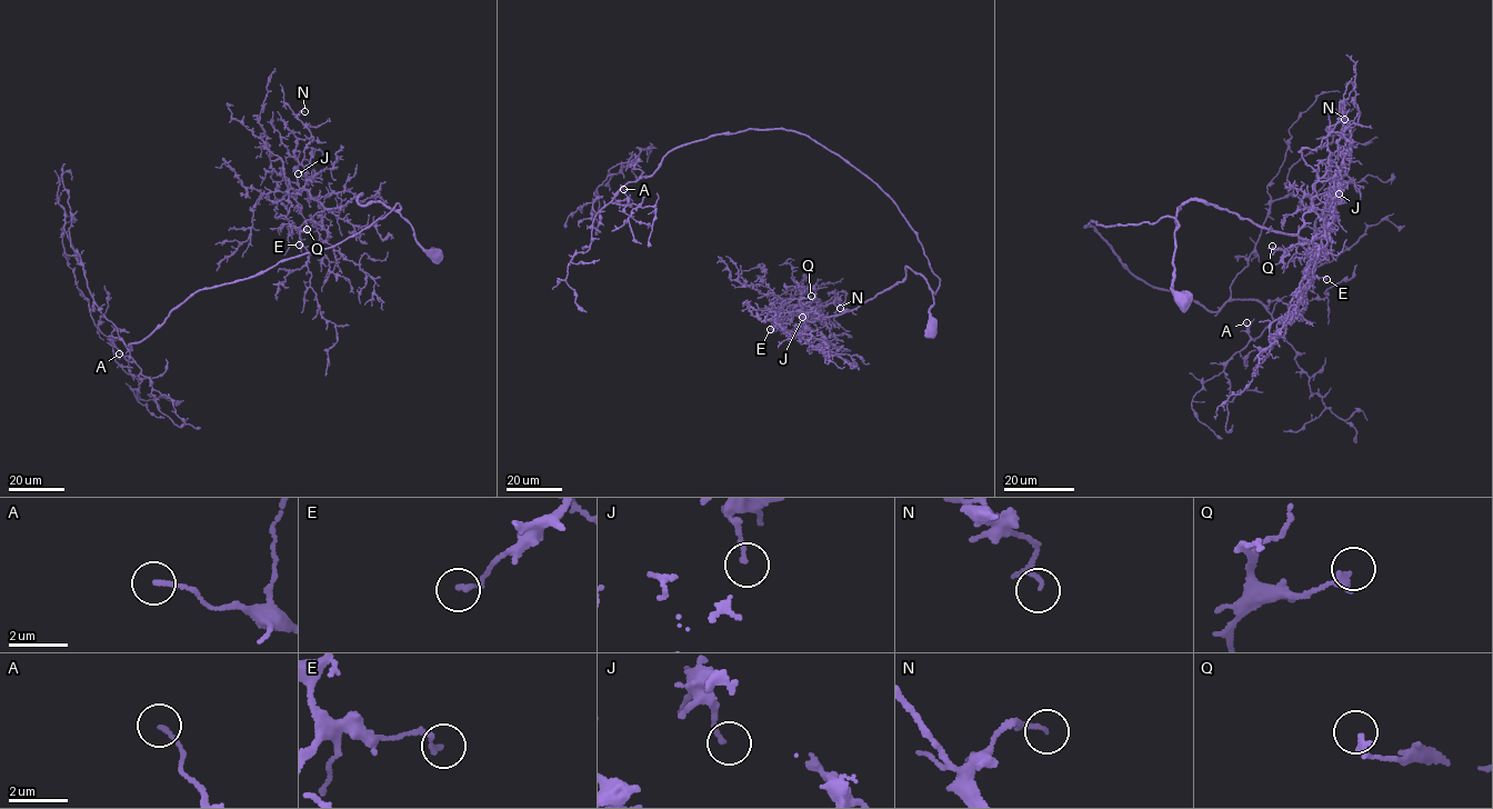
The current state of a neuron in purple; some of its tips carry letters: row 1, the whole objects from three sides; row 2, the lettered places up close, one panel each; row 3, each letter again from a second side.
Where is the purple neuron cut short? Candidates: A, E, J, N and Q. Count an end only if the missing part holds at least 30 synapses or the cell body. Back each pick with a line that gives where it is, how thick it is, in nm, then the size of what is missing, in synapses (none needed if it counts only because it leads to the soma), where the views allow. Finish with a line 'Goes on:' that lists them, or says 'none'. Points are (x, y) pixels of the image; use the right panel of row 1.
Goes on: none

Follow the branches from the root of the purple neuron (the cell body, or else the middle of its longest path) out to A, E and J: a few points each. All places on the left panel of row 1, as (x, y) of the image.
A: (436, 257), (416, 239), (398, 203), (332, 247), (194, 291), (131, 350), (112, 335), (132, 360), (119, 353)
E: (436, 257), (424, 250), (400, 213), (379, 201), (358, 205), (362, 193), (298, 227), (299, 245)
J: (436, 257), (399, 213), (379, 201), (358, 205), (362, 193), (323, 207), (304, 188), (301, 165), (298, 173)

